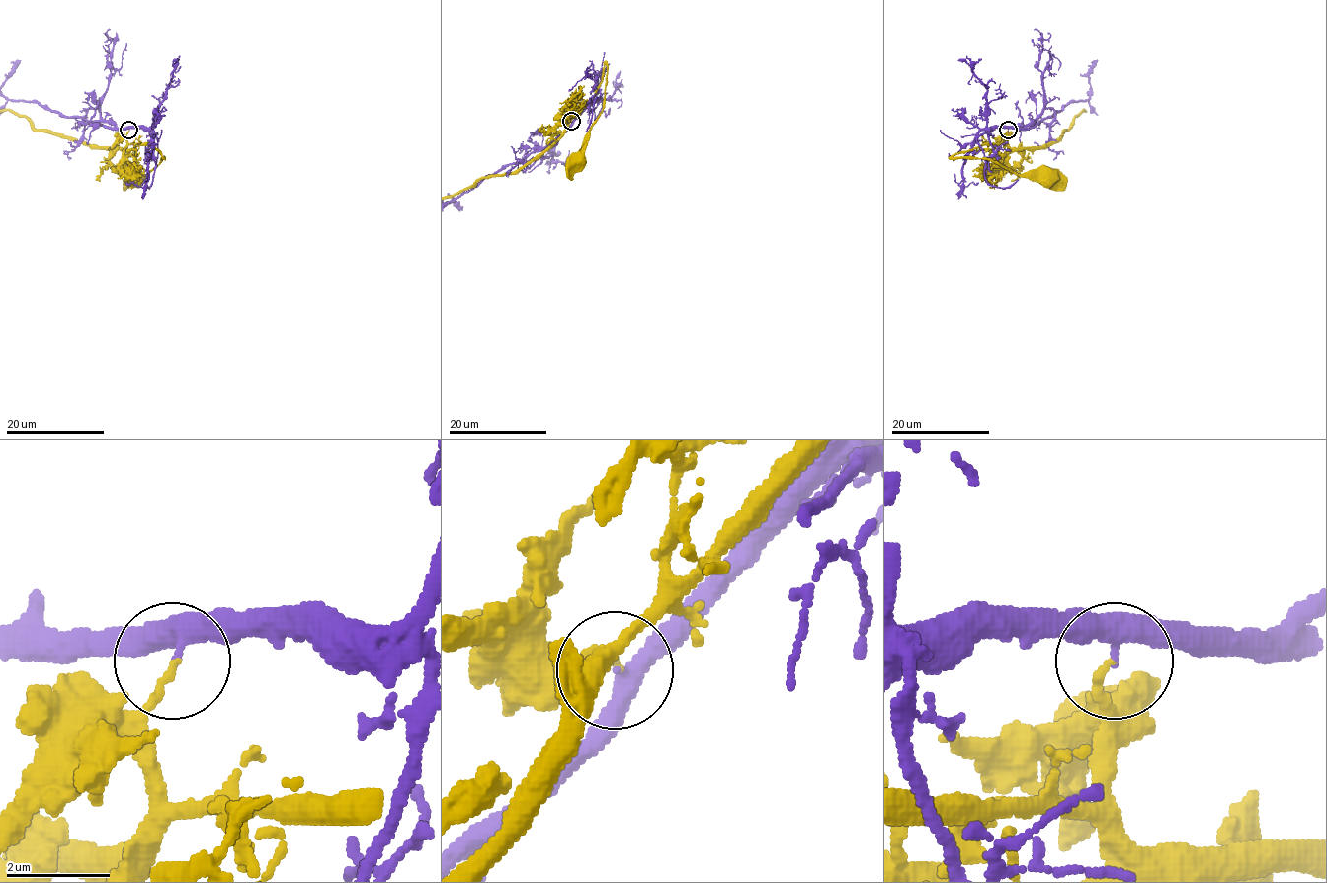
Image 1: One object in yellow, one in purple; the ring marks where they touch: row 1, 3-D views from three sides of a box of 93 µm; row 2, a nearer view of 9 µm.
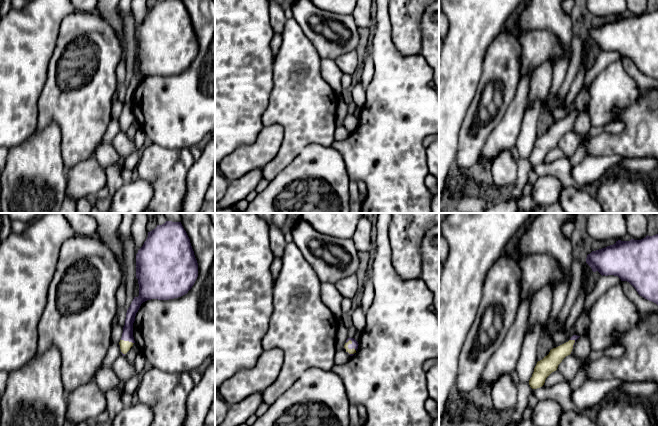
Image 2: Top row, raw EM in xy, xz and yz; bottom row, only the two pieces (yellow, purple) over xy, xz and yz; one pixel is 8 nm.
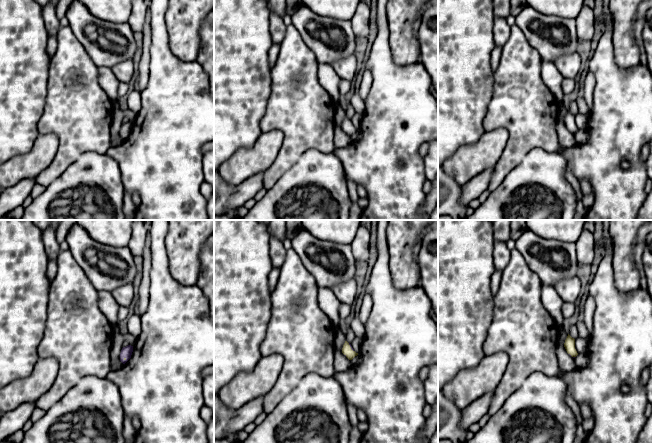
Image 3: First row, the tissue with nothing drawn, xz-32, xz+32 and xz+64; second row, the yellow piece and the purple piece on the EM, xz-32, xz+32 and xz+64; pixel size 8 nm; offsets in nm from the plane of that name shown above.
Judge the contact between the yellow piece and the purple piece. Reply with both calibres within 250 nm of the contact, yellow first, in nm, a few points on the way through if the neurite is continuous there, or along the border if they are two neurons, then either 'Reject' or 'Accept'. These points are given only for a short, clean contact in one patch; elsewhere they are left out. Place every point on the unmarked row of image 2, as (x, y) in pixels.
Thickness 50 nm (yellow) against 50 nm. Boundary: xz (349, 115), (351, 118), (348, 123), (356, 126). Reject

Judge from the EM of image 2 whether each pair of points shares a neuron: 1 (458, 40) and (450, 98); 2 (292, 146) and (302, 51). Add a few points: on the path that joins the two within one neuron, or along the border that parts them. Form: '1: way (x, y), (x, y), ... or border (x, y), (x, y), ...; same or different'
1: way (458, 54), (458, 70), (451, 79), (450, 84); same
2: way (301, 122), (301, 75); same

